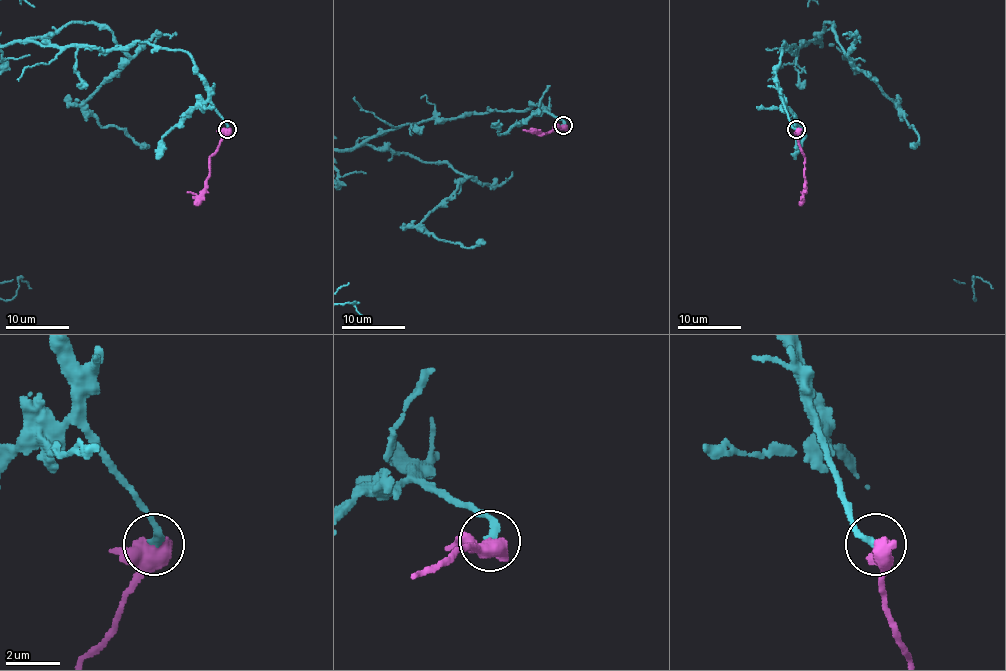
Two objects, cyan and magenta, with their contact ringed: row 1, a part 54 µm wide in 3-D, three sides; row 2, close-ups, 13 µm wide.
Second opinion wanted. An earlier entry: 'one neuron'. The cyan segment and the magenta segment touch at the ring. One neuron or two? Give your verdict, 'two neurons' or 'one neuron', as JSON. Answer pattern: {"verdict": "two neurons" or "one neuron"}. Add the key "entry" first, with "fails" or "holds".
{"entry": "holds", "verdict": "one neuron"}

